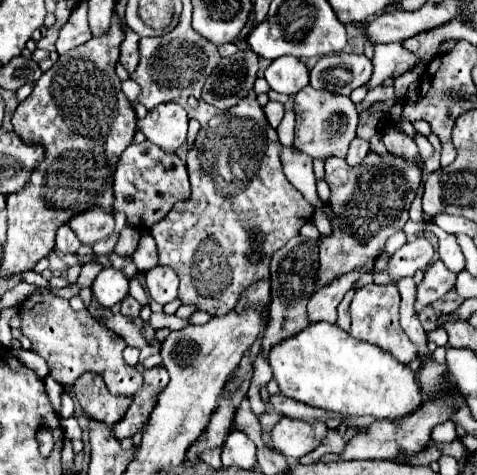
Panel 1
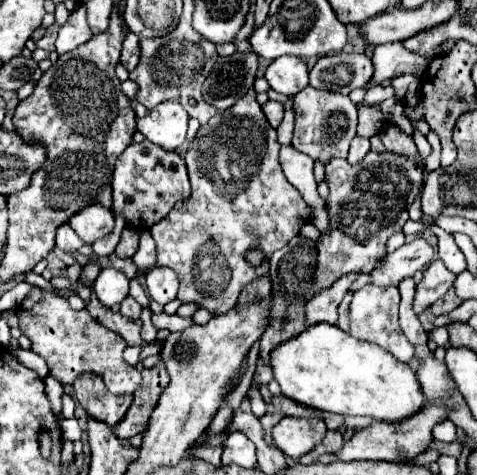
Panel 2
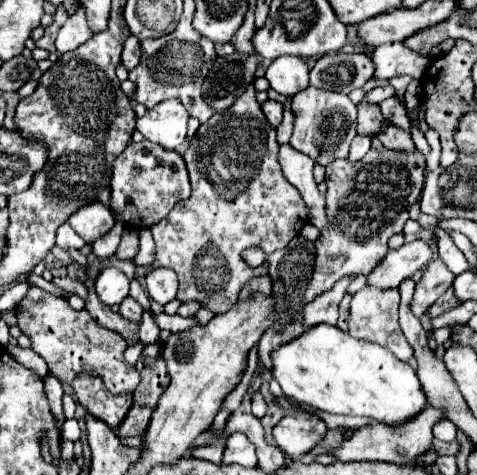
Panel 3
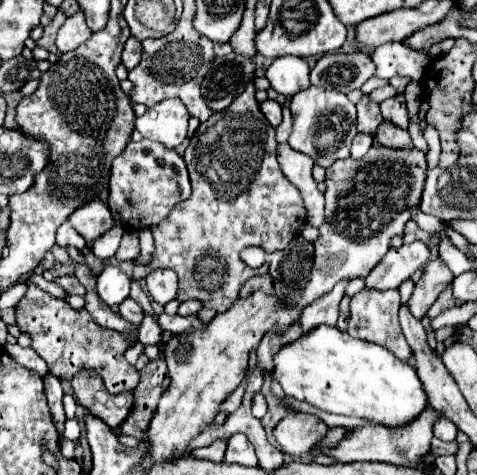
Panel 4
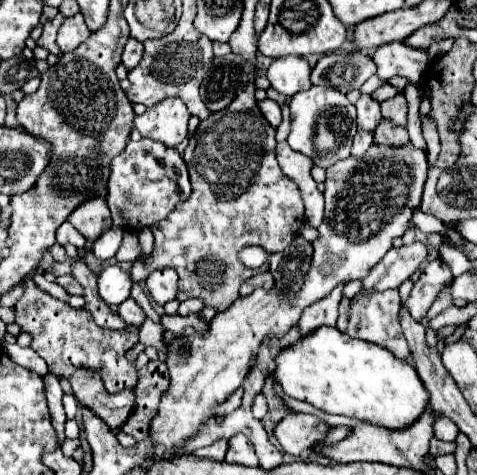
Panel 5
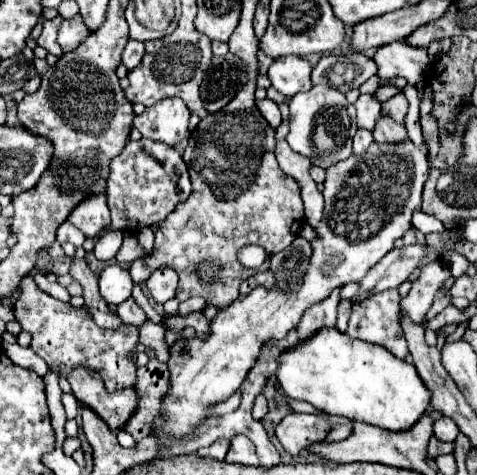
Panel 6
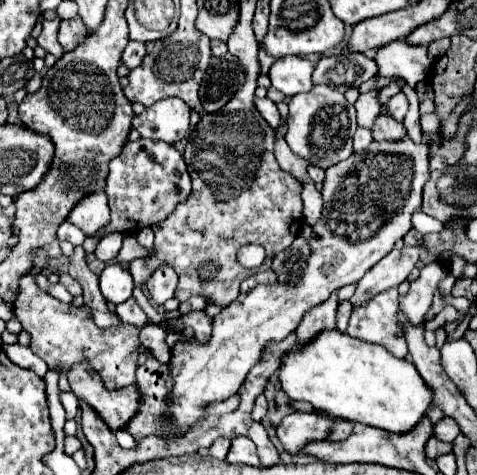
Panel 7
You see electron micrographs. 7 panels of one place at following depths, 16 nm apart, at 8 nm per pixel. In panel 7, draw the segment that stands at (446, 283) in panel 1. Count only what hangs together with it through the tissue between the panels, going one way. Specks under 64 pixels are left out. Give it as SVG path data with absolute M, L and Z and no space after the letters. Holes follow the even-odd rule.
M430 262L422 268L420 276L414 282L410 282L408 292L398 300L398 326L404 326L404 322L408 320L410 324L424 322L424 314L428 312L432 298L436 294L436 284L446 274L450 272L438 262Z

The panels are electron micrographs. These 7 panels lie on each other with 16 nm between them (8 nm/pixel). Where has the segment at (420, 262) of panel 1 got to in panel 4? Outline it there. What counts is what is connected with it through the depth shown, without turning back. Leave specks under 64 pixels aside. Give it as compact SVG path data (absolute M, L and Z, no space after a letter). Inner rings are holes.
M418 240L400 248L392 248L384 256L384 260L380 260L380 264L376 264L376 268L372 268L372 272L364 278L364 286L376 290L398 288L418 268L422 268L428 262L428 258L430 248Z

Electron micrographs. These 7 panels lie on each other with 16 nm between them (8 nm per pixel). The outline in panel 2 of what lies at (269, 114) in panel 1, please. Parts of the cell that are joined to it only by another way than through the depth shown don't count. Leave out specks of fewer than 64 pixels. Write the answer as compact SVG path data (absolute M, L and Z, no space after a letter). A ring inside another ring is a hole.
M268 100L268 102L262 106L262 110L264 110L264 114L266 114L266 118L268 118L268 122L270 122L272 128L276 128L276 126L282 122L284 106L282 106L280 102L272 102L272 100Z

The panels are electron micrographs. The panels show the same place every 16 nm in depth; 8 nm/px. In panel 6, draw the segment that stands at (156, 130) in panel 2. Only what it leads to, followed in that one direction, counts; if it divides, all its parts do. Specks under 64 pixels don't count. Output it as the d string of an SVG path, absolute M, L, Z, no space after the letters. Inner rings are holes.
M164 98L152 108L146 108L140 116L136 116L134 128L142 134L142 138L160 140L176 146L190 132L188 118L190 110L180 98Z

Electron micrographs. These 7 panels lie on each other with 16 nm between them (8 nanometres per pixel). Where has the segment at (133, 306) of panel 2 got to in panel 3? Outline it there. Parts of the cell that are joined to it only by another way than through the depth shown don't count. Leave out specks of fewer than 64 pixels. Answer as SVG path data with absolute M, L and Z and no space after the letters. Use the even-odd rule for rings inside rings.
M126 298L122 304L120 304L120 314L126 318L126 320L130 320L130 322L140 322L142 320L142 306L134 300L134 298Z

